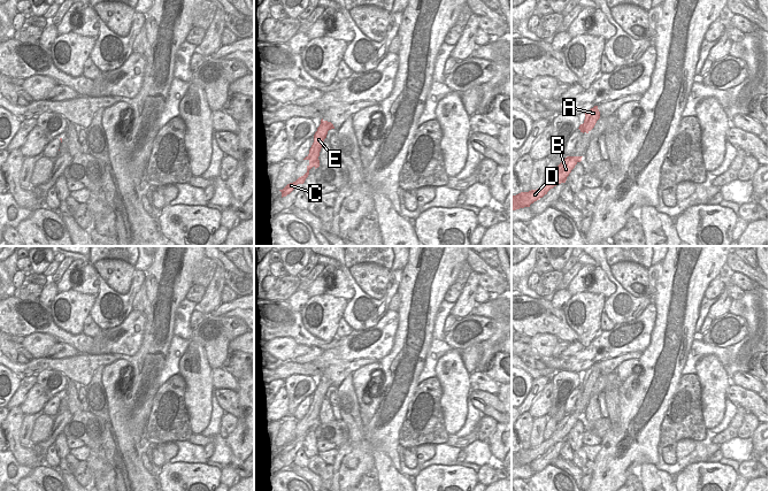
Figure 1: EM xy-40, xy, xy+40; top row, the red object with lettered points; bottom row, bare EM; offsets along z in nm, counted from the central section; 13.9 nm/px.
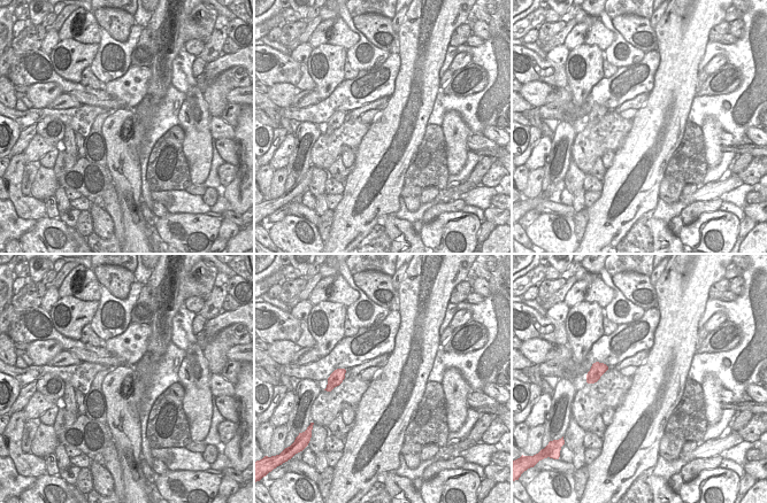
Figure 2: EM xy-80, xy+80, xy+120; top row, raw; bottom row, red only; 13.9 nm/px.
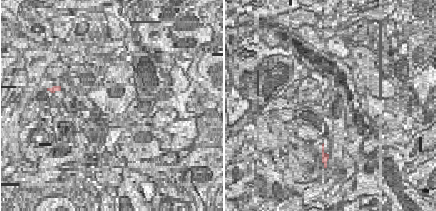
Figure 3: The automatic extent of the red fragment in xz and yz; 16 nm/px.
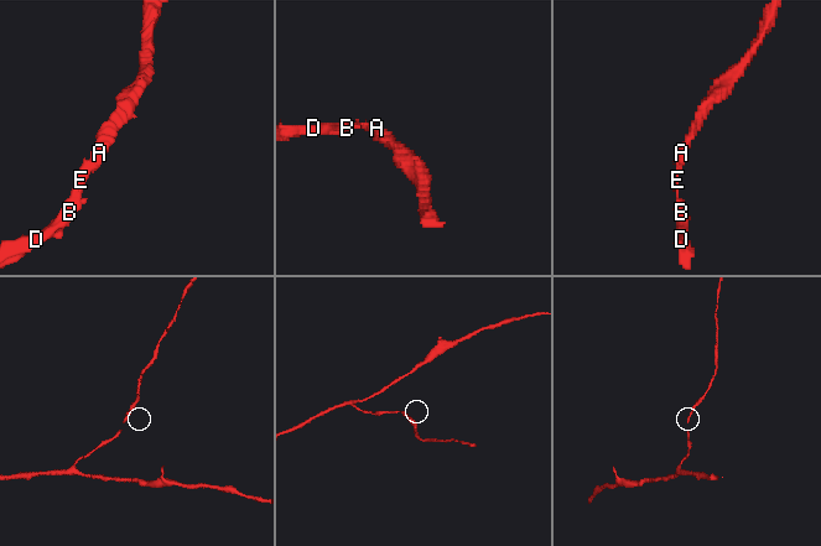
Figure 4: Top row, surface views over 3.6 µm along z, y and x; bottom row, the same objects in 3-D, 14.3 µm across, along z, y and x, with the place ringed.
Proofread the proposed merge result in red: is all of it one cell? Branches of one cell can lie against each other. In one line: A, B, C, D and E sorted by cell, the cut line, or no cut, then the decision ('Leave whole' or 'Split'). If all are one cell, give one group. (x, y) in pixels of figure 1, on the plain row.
Groups: A B C D E. No split. Leave whole.

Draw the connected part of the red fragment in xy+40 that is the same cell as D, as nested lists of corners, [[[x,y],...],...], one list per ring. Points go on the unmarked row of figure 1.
[[[567,414],[557,423],[552,436],[544,440],[539,446],[512,453],[512,469],[524,465],[530,465],[531,461],[547,452],[551,446],[561,440],[566,440],[567,435],[575,425],[575,423],[582,419],[582,415],[583,414]]]

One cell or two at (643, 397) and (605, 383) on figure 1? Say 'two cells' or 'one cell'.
two cells

